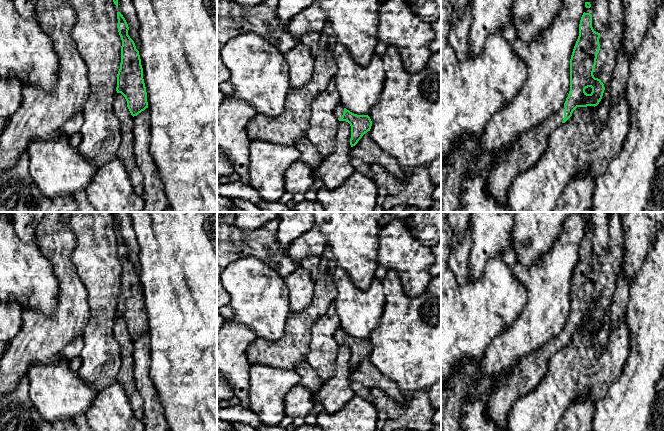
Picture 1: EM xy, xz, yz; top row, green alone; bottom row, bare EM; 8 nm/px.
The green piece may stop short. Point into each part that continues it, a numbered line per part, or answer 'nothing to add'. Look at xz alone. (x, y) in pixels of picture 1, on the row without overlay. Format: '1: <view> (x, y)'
1: xz (339, 334)

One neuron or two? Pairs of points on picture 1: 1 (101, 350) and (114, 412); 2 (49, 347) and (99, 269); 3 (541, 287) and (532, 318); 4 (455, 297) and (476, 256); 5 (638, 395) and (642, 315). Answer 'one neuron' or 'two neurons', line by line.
1: two neurons
2: two neurons
3: one neuron
4: two neurons
5: one neuron

